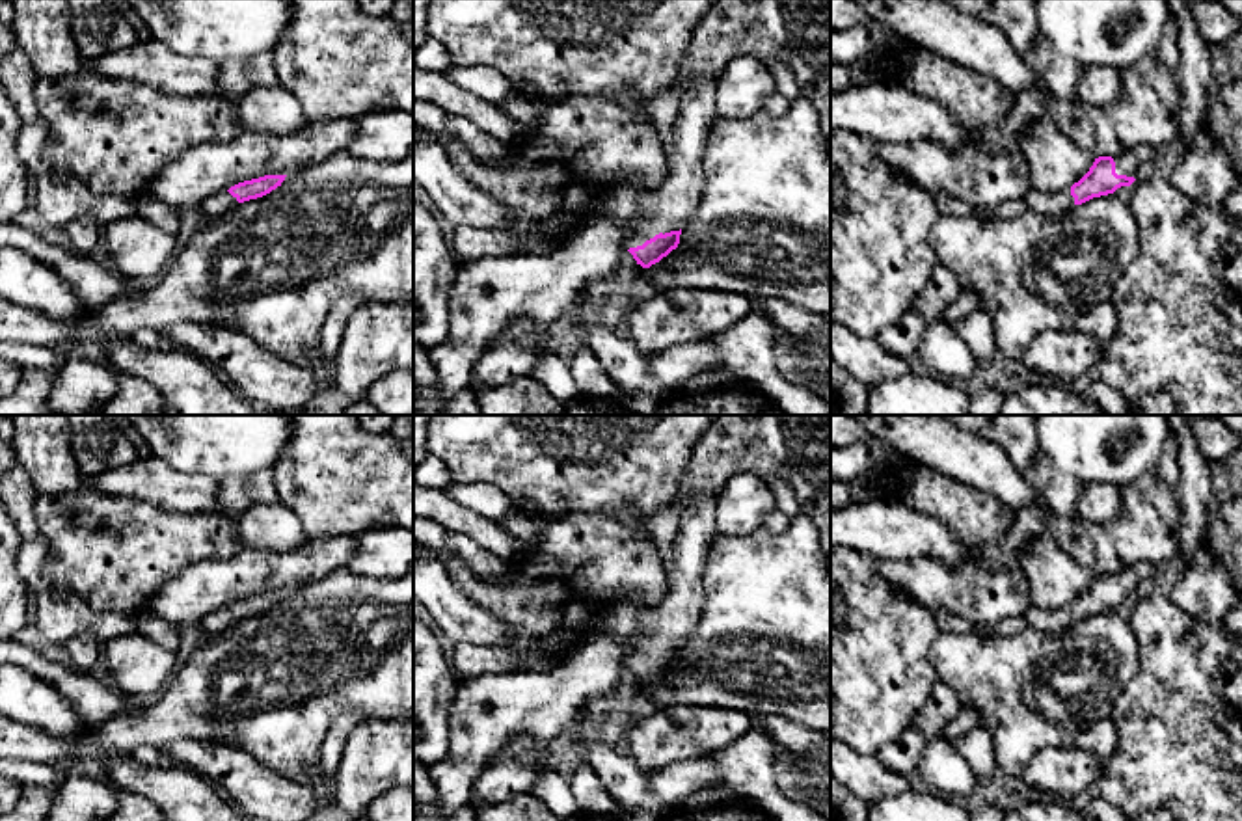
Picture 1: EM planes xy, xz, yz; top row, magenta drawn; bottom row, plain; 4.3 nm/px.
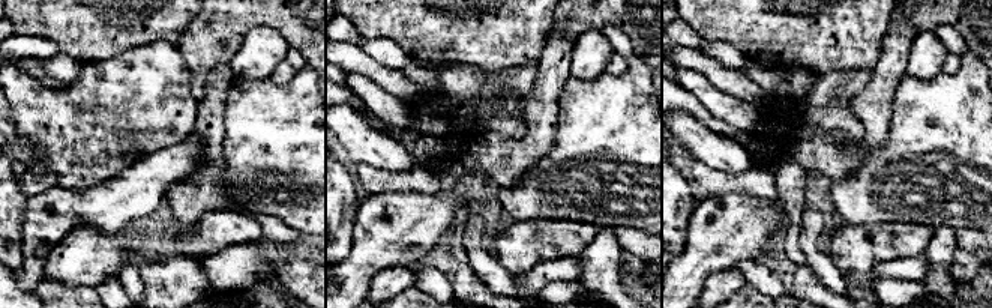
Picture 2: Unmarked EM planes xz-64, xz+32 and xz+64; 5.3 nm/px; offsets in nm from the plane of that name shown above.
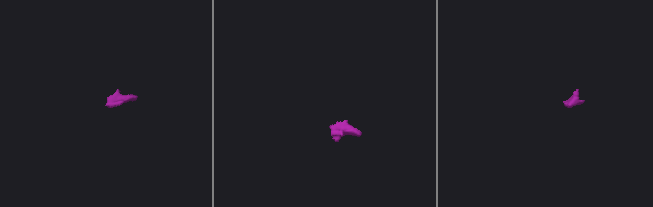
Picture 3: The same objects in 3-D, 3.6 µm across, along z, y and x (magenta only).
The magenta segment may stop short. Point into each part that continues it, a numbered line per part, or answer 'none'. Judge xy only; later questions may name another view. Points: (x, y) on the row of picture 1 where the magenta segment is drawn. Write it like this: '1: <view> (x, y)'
1: xy (220, 203)

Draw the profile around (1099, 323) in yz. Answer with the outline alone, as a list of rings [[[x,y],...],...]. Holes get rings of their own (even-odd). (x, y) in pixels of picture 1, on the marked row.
[[[1104,302],[1080,315],[1076,330],[1091,335],[1100,346],[1108,344],[1117,324],[1117,313],[1112,302]]]

